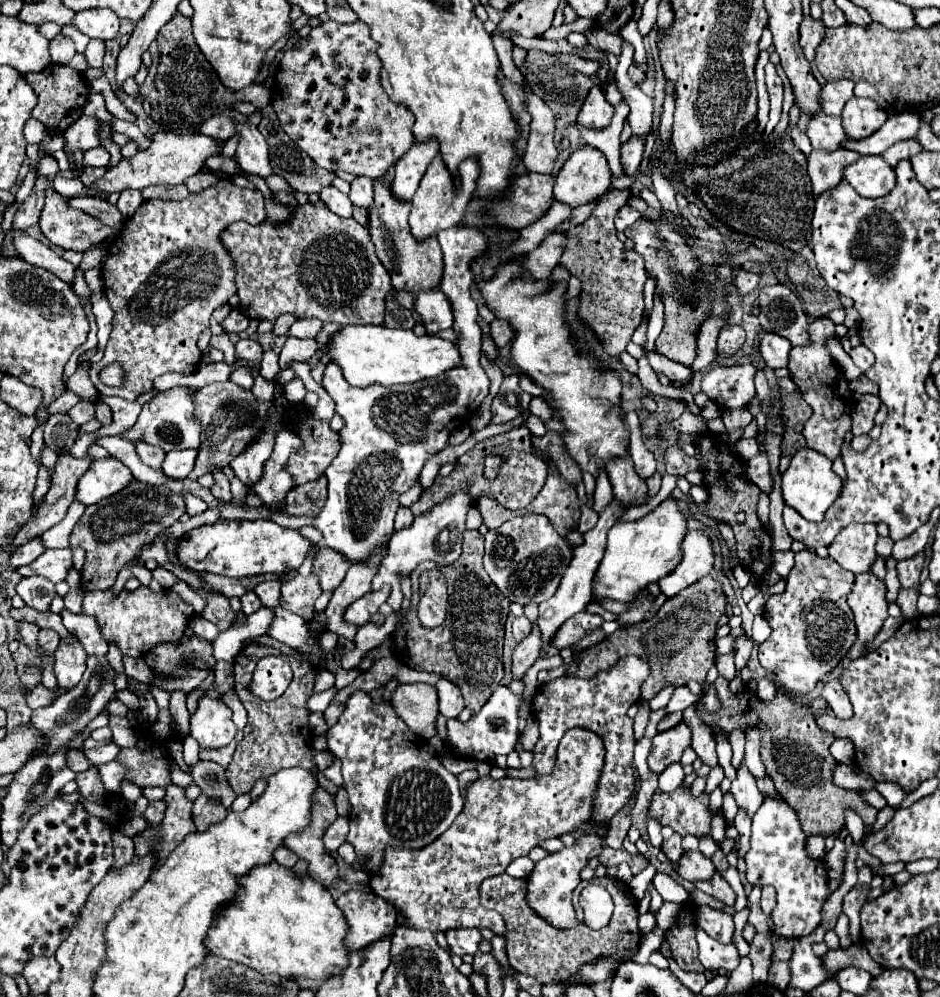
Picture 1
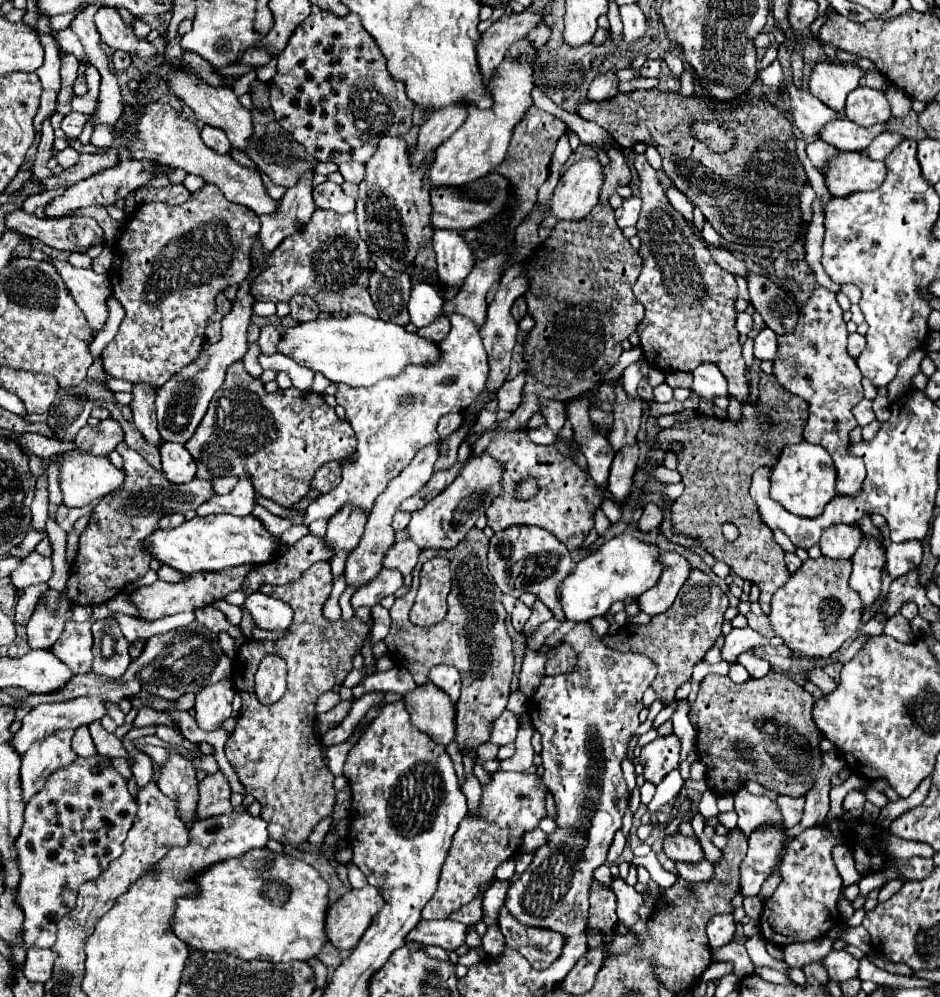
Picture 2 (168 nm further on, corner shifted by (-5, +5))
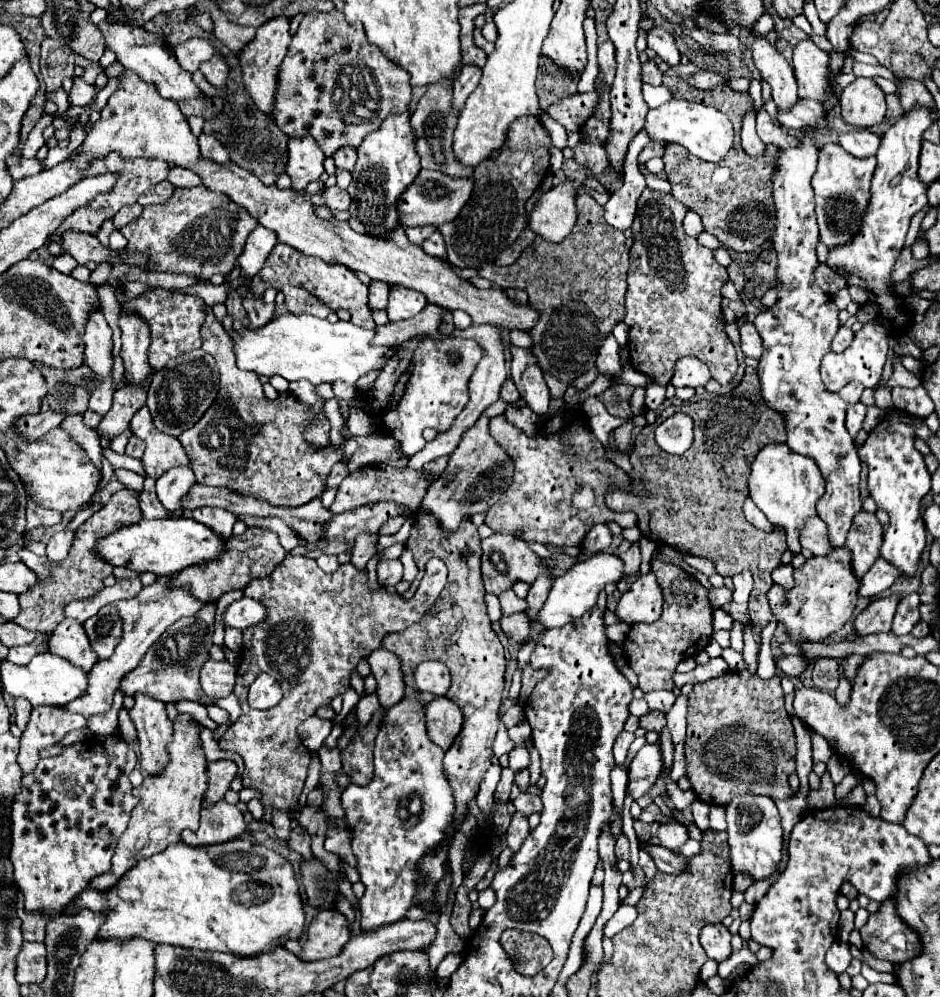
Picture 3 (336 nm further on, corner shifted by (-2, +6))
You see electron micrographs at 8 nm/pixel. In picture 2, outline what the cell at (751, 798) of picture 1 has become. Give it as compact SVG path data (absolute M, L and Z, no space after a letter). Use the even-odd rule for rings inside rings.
M740 788L734 794L734 810L738 814L738 830L746 836L764 826L778 828L784 824L780 808L774 800L768 796L754 796L746 788Z

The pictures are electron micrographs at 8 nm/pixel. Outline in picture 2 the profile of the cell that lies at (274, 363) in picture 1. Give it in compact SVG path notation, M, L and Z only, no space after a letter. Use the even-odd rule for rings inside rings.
M268 324L268 326L260 328L258 344L260 344L260 348L262 348L262 352L264 352L264 354L274 354L274 352L276 352L278 336L280 336L280 332L278 332L272 324Z

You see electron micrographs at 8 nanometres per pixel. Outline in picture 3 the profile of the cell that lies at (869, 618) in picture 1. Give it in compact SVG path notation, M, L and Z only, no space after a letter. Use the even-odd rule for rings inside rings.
M861 511L855 517L855 527L851 527L845 547L851 553L851 567L855 577L861 581L875 559L879 559L879 549L883 543L883 525L873 513Z

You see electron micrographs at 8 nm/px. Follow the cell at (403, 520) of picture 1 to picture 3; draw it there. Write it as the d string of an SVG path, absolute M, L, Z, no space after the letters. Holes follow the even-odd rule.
M403 515L393 517L391 521L387 521L387 523L385 523L385 525L379 529L379 535L393 535L393 533L397 533L397 531L401 529L403 521L405 521L405 517L403 517Z

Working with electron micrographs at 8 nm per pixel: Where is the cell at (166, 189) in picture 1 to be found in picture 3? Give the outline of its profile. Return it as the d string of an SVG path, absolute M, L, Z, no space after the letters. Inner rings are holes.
M161 181L159 185L155 185L155 187L151 187L147 193L143 193L137 201L139 201L141 205L149 205L149 203L165 203L165 201L173 195L173 191L175 191L175 185L171 185L169 181Z

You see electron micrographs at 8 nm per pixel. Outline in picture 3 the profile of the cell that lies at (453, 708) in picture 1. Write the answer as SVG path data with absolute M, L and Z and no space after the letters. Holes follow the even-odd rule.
M423 661L415 669L415 685L419 691L445 695L451 687L451 673L441 661Z

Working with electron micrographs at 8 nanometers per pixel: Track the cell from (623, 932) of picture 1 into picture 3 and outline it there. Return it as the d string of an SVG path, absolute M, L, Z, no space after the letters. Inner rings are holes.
M507 929L501 935L501 945L515 959L517 971L521 975L535 975L541 969L545 969L553 959L553 949L547 943L547 939L535 933Z

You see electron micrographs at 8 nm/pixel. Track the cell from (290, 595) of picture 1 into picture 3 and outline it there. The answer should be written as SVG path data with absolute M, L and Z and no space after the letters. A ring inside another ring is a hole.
M285 557L269 577L253 579L245 587L245 597L265 603L269 615L263 625L243 631L237 681L243 685L251 685L253 681L249 675L241 675L241 671L271 673L283 685L283 699L277 707L255 711L247 705L243 689L243 693L237 695L243 713L219 739L219 747L237 751L243 757L243 787L253 787L261 793L265 809L261 823L271 823L273 811L293 813L299 803L311 753L303 745L297 727L311 717L317 707L329 705L337 693L349 687L351 671L361 657L371 655L371 651L381 645L383 635L405 631L425 617L443 591L447 576L447 567L439 557L429 559L419 589L409 601L403 601L397 593L371 593L367 573L359 573L351 563L327 575L317 567L315 559Z

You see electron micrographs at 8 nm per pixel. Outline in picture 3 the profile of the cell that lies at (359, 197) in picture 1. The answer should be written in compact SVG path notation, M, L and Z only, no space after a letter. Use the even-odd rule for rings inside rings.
M347 147L347 149L339 149L339 153L335 153L333 157L337 169L345 169L345 171L353 171L355 169L355 163L357 163L357 151Z

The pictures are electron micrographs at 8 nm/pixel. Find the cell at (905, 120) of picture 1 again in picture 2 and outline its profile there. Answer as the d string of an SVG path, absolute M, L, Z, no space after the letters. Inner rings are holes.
M838 118L838 120L822 126L822 134L818 134L818 138L836 146L838 150L862 152L874 140L874 136L878 136L884 130L886 130L886 124L862 128L854 122L850 122L848 118Z

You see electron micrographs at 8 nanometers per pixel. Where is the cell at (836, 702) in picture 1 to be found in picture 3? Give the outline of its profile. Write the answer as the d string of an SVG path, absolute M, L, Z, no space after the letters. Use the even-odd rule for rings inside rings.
M779 655L779 657L775 657L775 663L779 665L779 669L787 675L787 677L795 677L795 679L799 679L805 671L807 671L807 667L809 667L809 661L805 659L805 657L797 657L797 655Z

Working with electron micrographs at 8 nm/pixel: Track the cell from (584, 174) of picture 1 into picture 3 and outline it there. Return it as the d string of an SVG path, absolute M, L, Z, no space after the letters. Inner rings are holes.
M563 181L543 193L531 213L531 229L551 243L563 241L577 223L577 185Z

